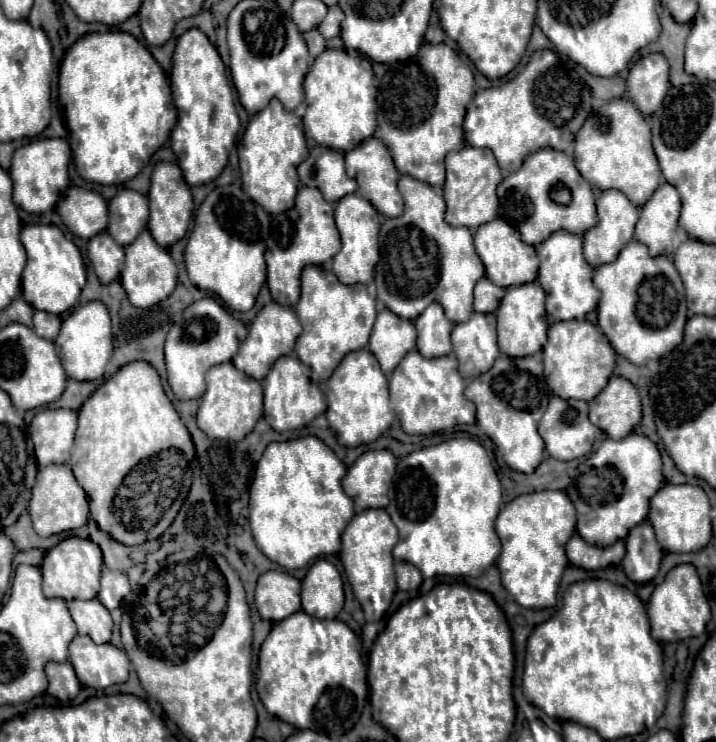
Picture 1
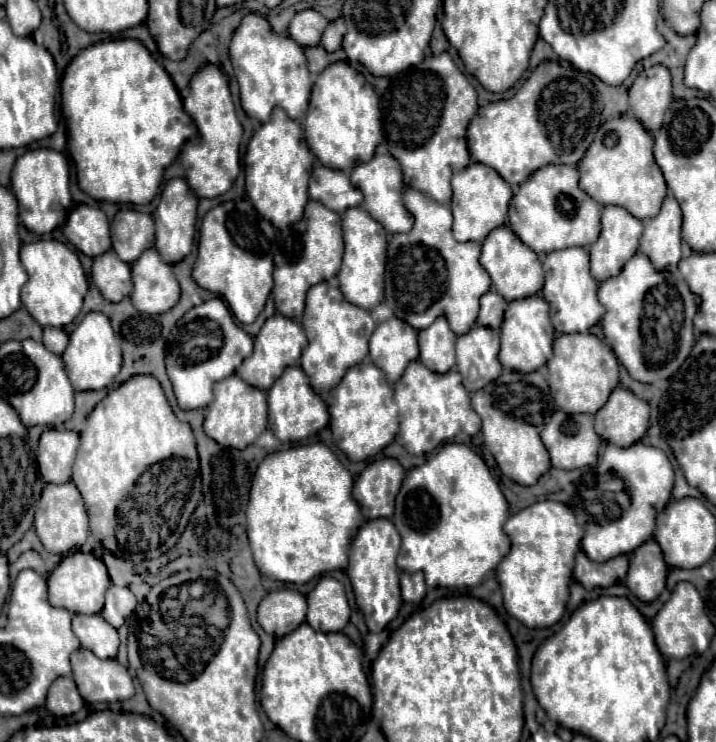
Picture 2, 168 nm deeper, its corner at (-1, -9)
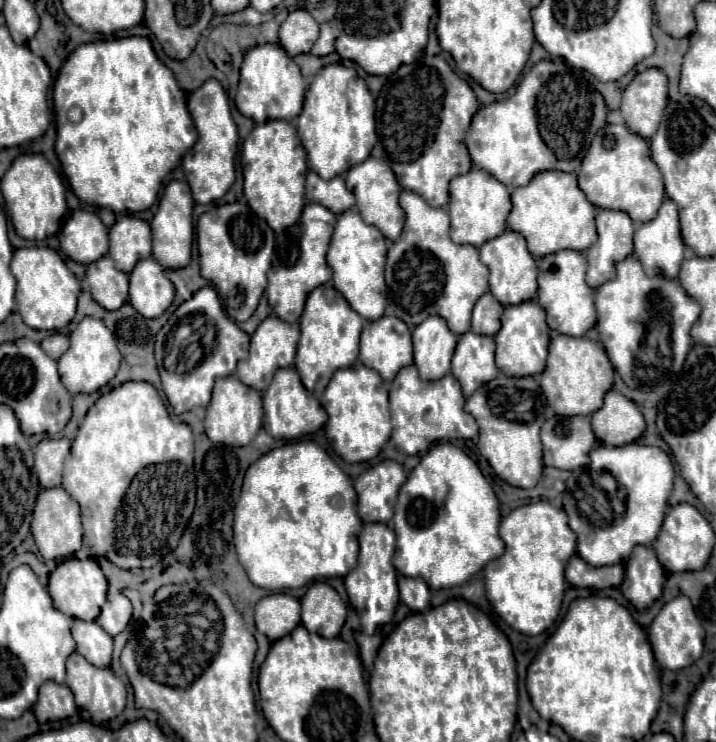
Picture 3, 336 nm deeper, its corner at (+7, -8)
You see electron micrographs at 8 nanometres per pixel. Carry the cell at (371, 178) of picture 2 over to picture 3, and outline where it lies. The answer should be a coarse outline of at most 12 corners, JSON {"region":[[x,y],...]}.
{"region":[[383,158],[345,174],[367,224],[395,242],[405,224],[401,186]]}

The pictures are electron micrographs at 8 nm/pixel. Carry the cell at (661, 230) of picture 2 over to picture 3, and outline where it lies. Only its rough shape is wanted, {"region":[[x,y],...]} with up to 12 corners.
{"region":[[677,204],[637,228],[633,254],[645,270],[677,278],[685,244]]}

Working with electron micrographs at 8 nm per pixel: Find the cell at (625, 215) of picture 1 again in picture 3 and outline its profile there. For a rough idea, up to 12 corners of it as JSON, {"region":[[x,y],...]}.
{"region":[[597,212],[599,240],[587,250],[587,284],[615,276],[633,252],[625,212]]}

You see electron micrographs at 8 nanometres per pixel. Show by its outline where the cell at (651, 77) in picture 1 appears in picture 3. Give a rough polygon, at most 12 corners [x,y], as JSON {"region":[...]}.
{"region":[[637,74],[623,92],[627,128],[651,138],[667,106],[667,76]]}

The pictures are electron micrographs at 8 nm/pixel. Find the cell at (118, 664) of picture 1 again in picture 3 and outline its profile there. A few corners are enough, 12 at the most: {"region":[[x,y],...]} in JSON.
{"region":[[77,652],[67,658],[75,704],[101,724],[117,718],[125,684]]}

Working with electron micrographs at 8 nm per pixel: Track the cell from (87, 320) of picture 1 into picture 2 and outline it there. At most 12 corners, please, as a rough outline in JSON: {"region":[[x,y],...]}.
{"region":[[87,313],[61,357],[75,391],[109,387],[121,347]]}

